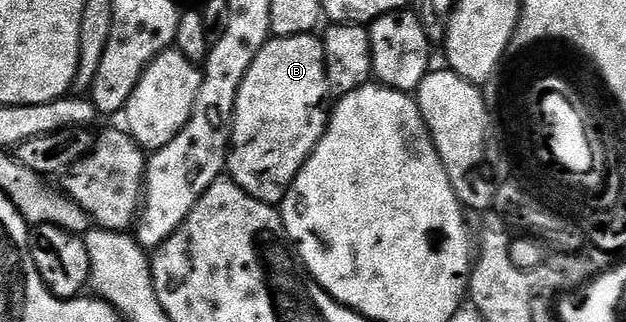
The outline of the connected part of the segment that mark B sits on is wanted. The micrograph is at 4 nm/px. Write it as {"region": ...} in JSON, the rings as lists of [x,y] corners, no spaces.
{"region":[[[316,35],[278,36],[267,41],[263,50],[255,54],[255,62],[251,62],[239,86],[227,157],[228,179],[234,180],[244,192],[264,204],[280,205],[293,185],[293,179],[305,165],[305,159],[312,154],[313,147],[325,132],[331,115],[330,109],[325,109],[328,100],[331,100],[331,93],[325,73],[325,55]]]}

